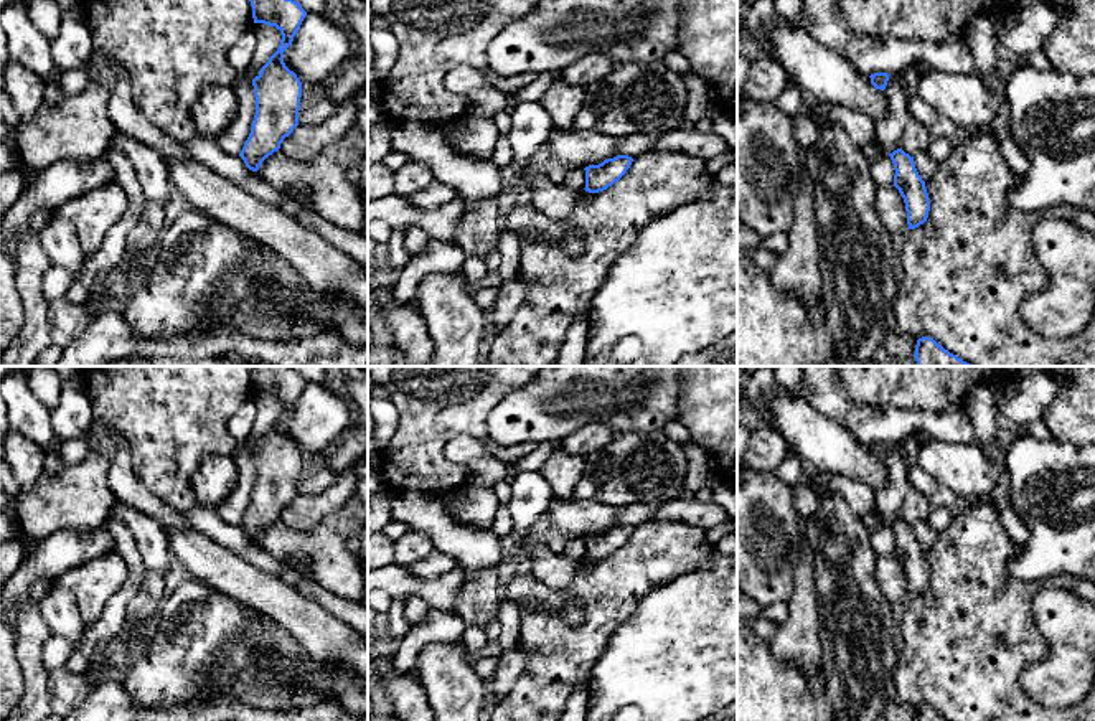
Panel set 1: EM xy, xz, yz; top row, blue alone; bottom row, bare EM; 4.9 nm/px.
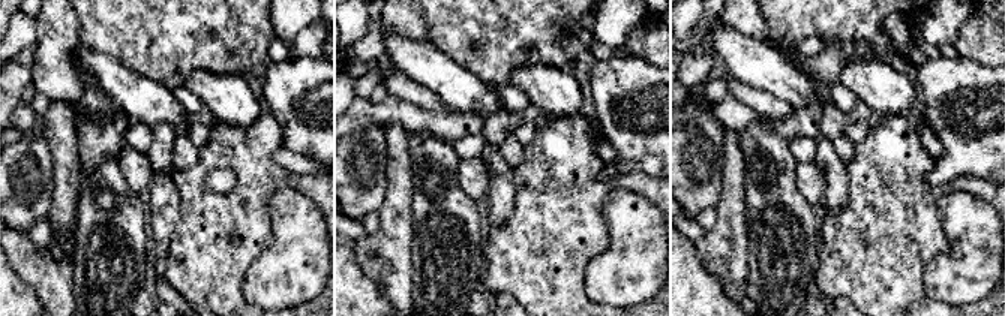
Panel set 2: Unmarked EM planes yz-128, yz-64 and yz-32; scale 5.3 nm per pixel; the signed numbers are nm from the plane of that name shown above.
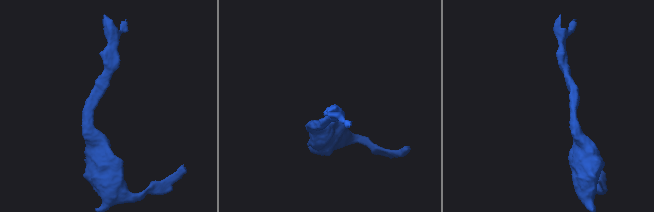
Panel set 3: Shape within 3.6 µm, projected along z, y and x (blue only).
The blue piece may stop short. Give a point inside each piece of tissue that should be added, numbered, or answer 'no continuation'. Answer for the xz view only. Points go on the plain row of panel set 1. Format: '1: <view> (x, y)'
no continuation

